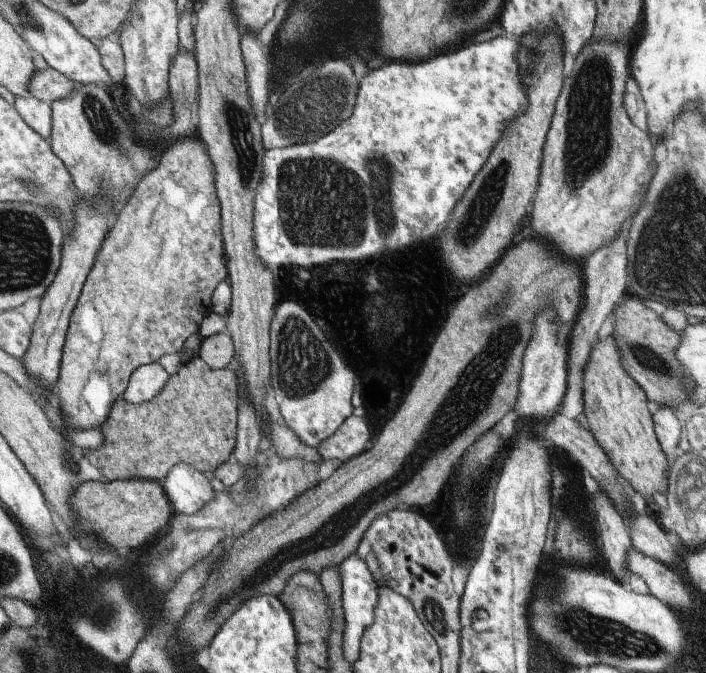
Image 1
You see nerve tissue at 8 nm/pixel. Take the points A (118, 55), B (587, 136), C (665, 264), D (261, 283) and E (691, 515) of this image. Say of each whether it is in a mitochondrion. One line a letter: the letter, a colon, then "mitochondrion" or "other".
A: other
B: mitochondrion
C: mitochondrion
D: other
E: mitochondrion

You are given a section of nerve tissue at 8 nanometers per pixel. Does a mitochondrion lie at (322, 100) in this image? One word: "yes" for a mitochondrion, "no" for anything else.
yes

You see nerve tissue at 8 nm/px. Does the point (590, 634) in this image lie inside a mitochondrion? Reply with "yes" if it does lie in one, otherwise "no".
yes

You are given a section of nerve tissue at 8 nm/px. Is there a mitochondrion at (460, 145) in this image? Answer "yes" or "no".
no

